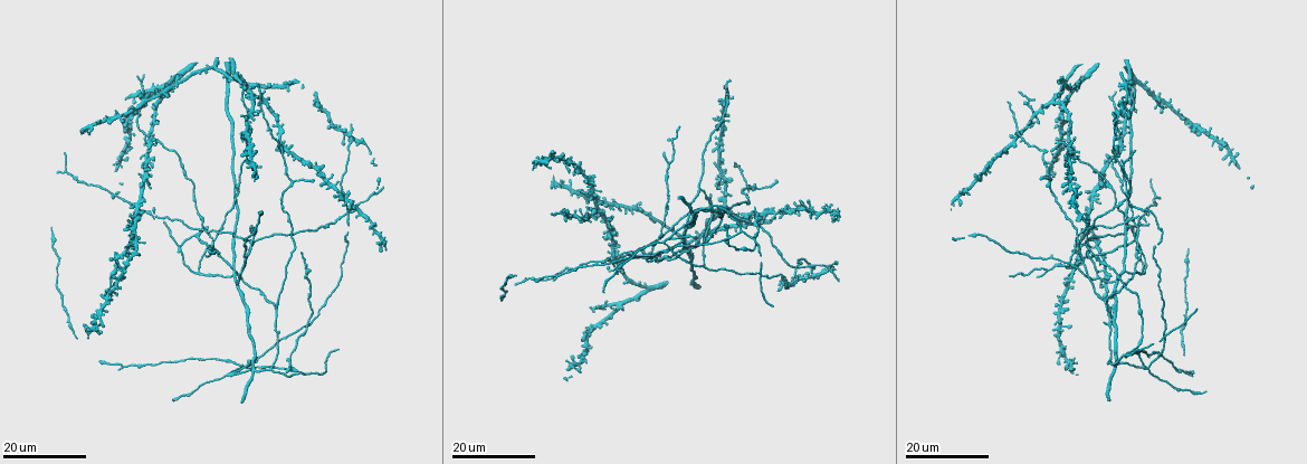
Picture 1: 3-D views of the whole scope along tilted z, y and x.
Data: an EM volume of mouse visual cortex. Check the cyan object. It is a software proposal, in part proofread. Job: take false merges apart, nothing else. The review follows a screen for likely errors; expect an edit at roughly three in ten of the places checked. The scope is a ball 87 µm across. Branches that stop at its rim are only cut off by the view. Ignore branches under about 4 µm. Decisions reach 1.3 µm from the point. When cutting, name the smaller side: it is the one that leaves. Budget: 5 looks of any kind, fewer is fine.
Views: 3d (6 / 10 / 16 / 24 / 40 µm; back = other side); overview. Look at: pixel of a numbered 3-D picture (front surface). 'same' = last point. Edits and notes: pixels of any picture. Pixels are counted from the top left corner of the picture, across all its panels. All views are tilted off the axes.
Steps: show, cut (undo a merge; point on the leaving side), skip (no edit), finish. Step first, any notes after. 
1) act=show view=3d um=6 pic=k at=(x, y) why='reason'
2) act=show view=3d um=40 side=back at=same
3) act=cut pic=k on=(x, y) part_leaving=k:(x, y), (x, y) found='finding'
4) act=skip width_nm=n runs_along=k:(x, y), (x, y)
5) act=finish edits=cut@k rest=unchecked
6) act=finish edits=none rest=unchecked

act=show view=3d um=24 pic=1 at=(661, 260) why='side arm on a straight run'

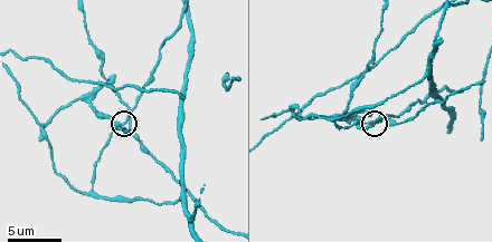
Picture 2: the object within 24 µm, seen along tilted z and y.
act=show view=3d um=10 pic=2 at=(373, 119)

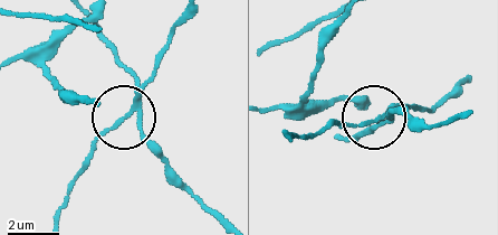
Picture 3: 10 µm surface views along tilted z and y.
act=skip side_arm_um=102 runs_along=3:(221, 221), (126, 115), (154, 59) found='one neuron here'

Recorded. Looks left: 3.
act=show view=3d um=10 pic=2 at=(292, 115) why='three arms meet'

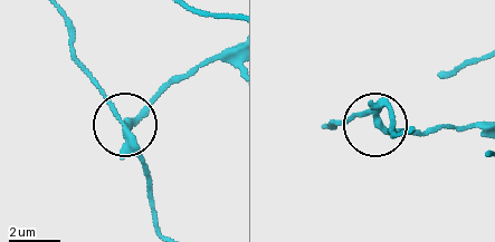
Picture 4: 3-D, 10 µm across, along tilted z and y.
act=cut pic=4 on=(141, 113) arms=3 part_leaving=4:(127, 139), (131, 125), (167, 87), (217, 59), (230, 60) found='a second neuron is stuck on'

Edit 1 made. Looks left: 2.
act=finish edits=cut@4 rest=unchecked

